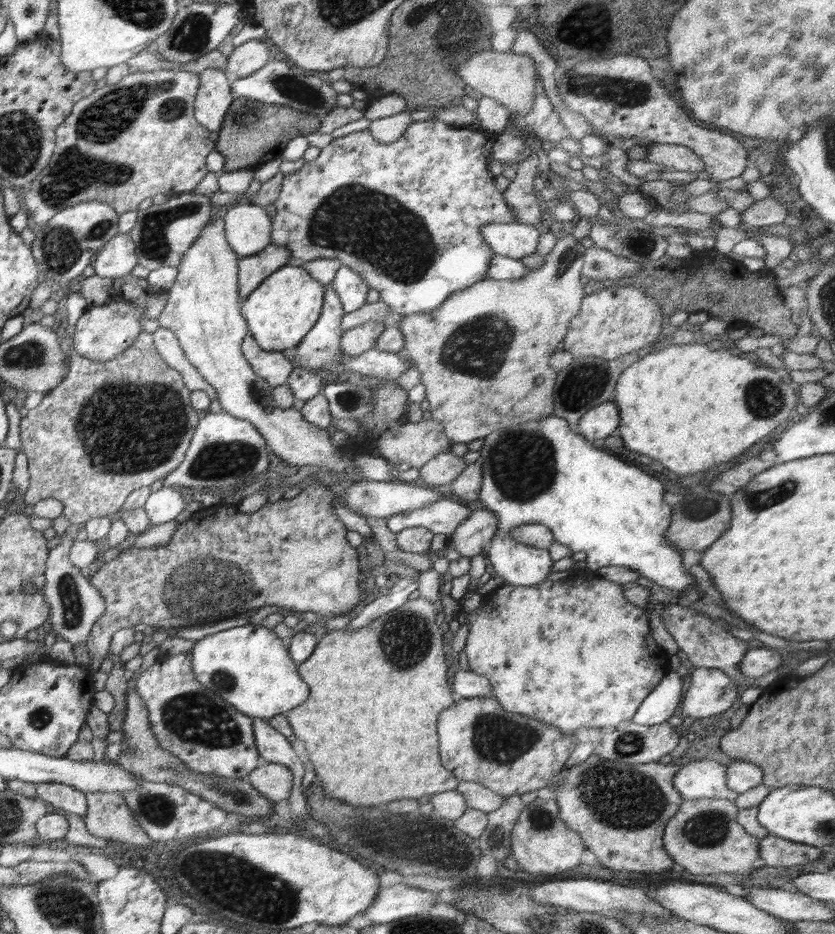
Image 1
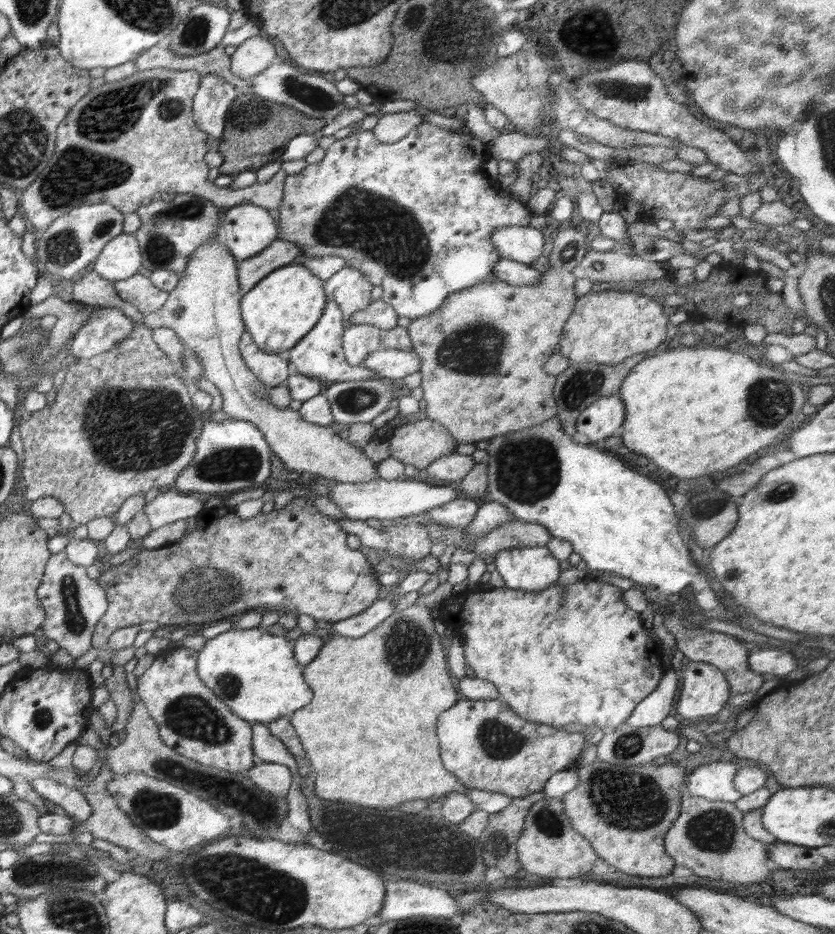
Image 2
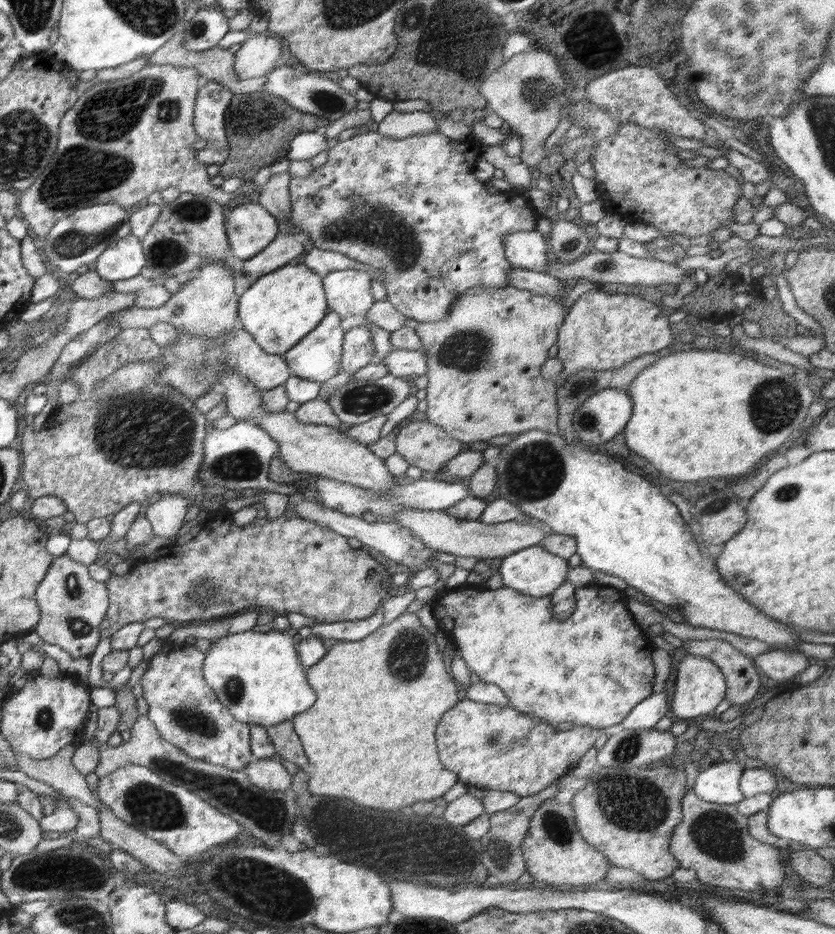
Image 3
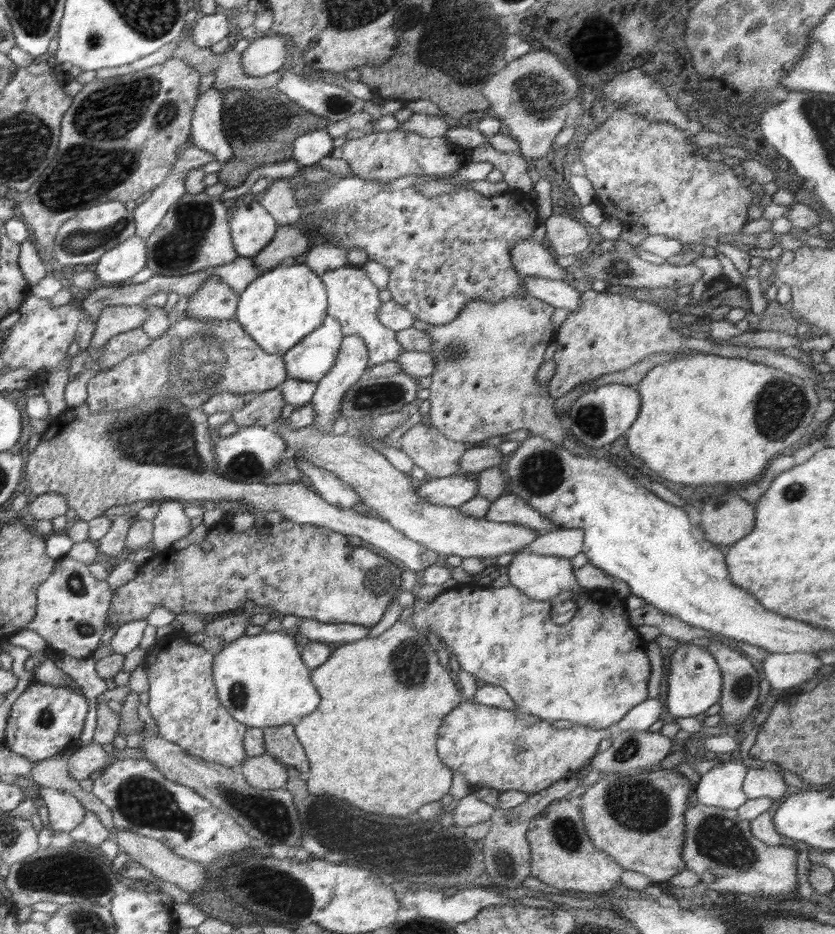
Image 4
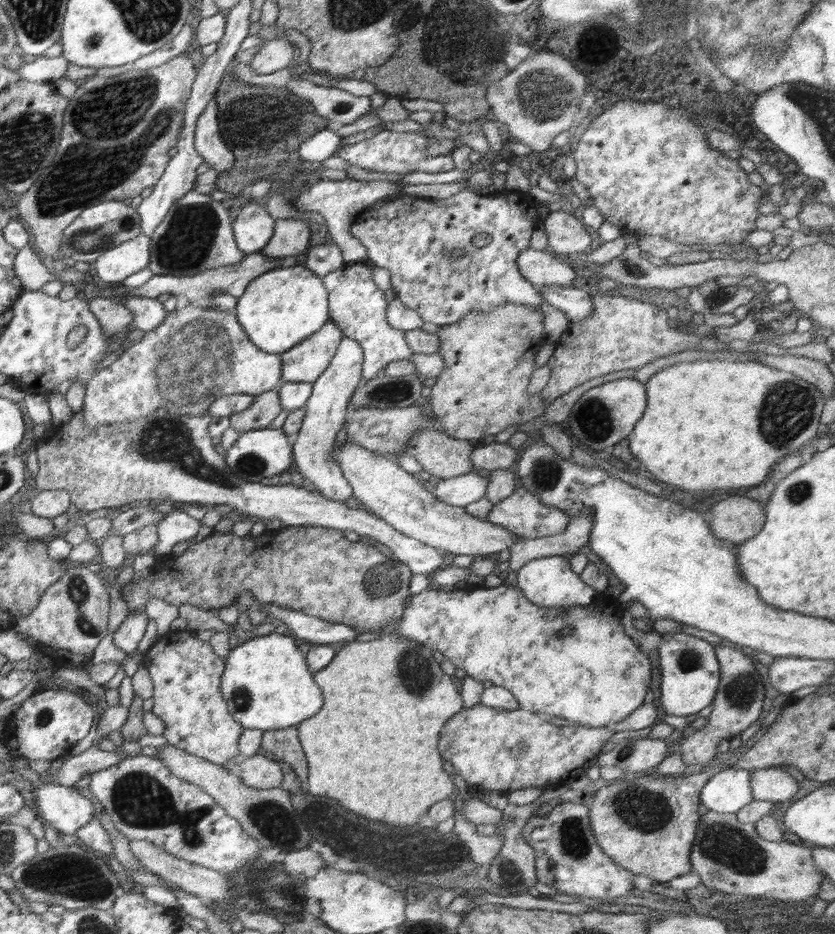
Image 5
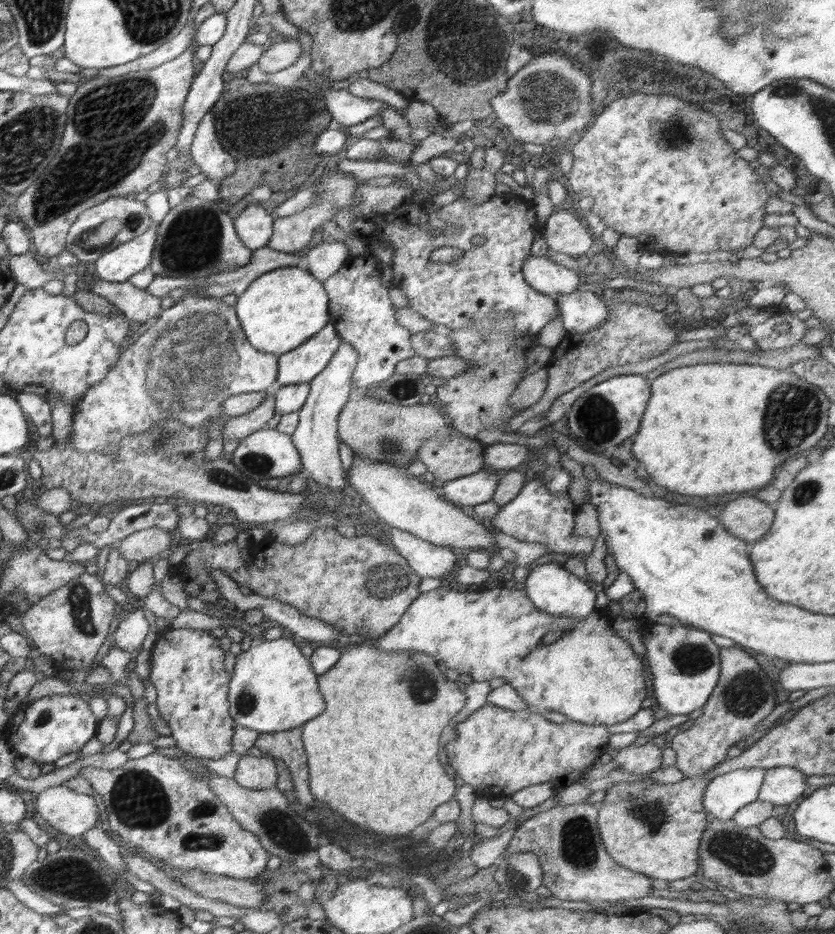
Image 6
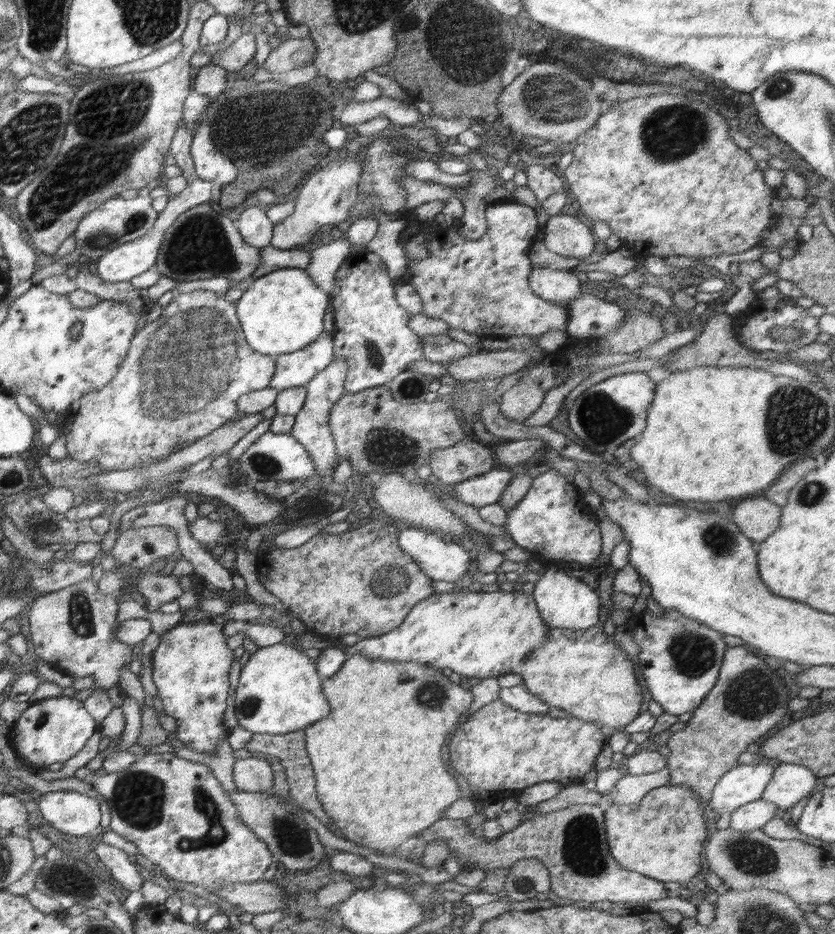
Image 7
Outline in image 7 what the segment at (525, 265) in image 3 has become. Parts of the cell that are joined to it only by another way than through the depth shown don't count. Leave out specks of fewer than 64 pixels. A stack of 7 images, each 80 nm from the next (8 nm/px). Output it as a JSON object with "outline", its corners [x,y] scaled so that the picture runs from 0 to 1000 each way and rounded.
{"outline":[[[640,287],[635,293],[634,306],[646,318],[680,330],[695,315],[695,302],[685,291],[661,287]]]}

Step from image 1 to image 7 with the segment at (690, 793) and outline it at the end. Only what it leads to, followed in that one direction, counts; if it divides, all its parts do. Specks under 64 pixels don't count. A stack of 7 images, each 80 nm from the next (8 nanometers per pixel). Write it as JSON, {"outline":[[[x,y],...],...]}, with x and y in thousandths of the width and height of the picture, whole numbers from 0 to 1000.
{"outline":[[[889,818],[865,829],[853,846],[850,861],[847,862],[847,865],[859,869],[859,879],[854,885],[865,889],[874,885],[874,875],[879,867],[911,855],[917,842],[922,839],[927,823],[920,818]]]}

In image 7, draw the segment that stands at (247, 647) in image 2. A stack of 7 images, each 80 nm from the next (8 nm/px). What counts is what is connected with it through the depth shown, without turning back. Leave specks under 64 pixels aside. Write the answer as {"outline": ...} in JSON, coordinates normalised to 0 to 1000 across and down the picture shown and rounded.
{"outline":[[[349,685],[309,693],[307,698],[293,703],[296,708],[287,718],[285,734],[280,741],[280,764],[287,778],[303,786],[347,786],[394,767],[398,757],[389,746],[388,728],[381,722],[380,710],[374,709],[364,698],[354,696]]]}

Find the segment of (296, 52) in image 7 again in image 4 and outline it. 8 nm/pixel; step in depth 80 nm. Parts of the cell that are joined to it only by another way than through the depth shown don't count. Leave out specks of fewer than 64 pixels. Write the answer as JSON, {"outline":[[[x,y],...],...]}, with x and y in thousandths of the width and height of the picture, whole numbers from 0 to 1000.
{"outline":[[[319,35],[289,56],[289,72],[299,81],[316,81],[332,77],[341,62],[341,37]]]}

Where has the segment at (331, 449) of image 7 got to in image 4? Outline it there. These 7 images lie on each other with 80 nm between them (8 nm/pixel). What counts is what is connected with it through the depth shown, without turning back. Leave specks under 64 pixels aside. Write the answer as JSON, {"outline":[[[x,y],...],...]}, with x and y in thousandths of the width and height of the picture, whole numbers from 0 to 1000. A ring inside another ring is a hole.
{"outline":[[[431,359],[412,360],[402,390],[399,392],[399,395],[395,396],[395,399],[390,401],[386,408],[381,409],[380,416],[371,430],[380,441],[380,446],[372,454],[375,457],[378,457],[382,461],[388,461],[389,464],[398,464],[399,450],[406,444],[411,422],[413,421],[413,418],[419,416],[419,413],[424,413],[424,411],[434,405],[437,398],[442,396],[441,384],[442,379],[440,370]],[[357,490],[357,501],[372,517],[372,525],[383,529],[390,537],[413,543],[414,546],[423,545],[426,540],[431,540],[430,529],[399,505],[378,501],[363,490]]]}

